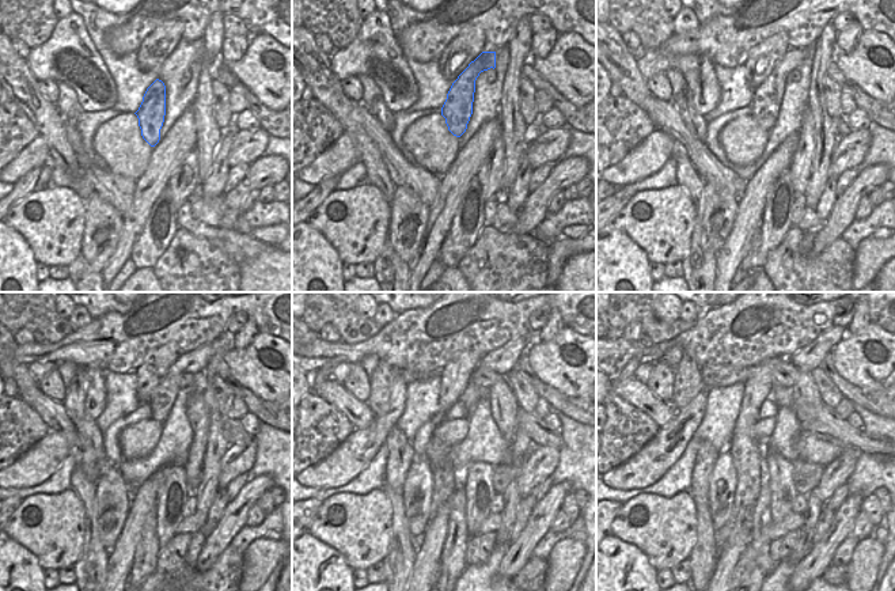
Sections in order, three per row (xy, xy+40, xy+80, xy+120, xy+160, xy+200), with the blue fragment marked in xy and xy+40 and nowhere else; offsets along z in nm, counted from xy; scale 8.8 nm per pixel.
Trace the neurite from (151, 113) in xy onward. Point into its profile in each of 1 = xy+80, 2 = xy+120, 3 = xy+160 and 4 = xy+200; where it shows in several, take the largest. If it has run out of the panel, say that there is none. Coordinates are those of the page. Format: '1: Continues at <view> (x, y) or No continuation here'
1: Continues at xy+80 (766, 98)
2: Continues at xy+120 (162, 398)
3: Continues at xy+160 (501, 360)
4: Continues at xy+200 (808, 357)

